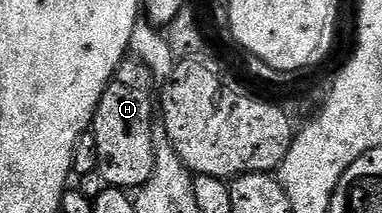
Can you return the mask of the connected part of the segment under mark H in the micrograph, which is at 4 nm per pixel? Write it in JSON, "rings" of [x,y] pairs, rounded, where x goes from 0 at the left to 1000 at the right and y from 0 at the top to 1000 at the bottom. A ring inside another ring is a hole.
{"rings":[[[364,277],[314,291],[304,347],[288,371],[251,531],[241,549],[236,615],[257,709],[251,808],[275,873],[327,897],[364,892],[403,803],[408,695],[398,667],[398,512],[403,531],[403,366]],[[346,282],[346,286],[343,286]]]}

